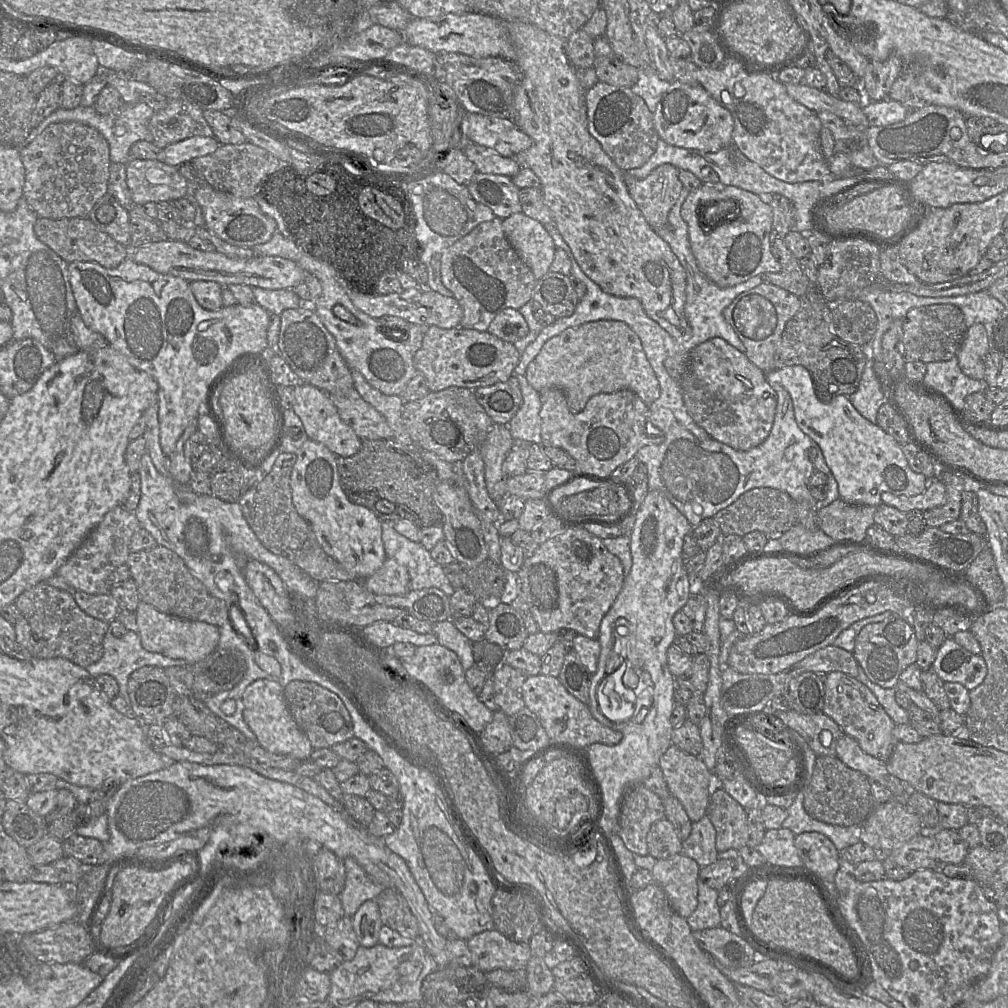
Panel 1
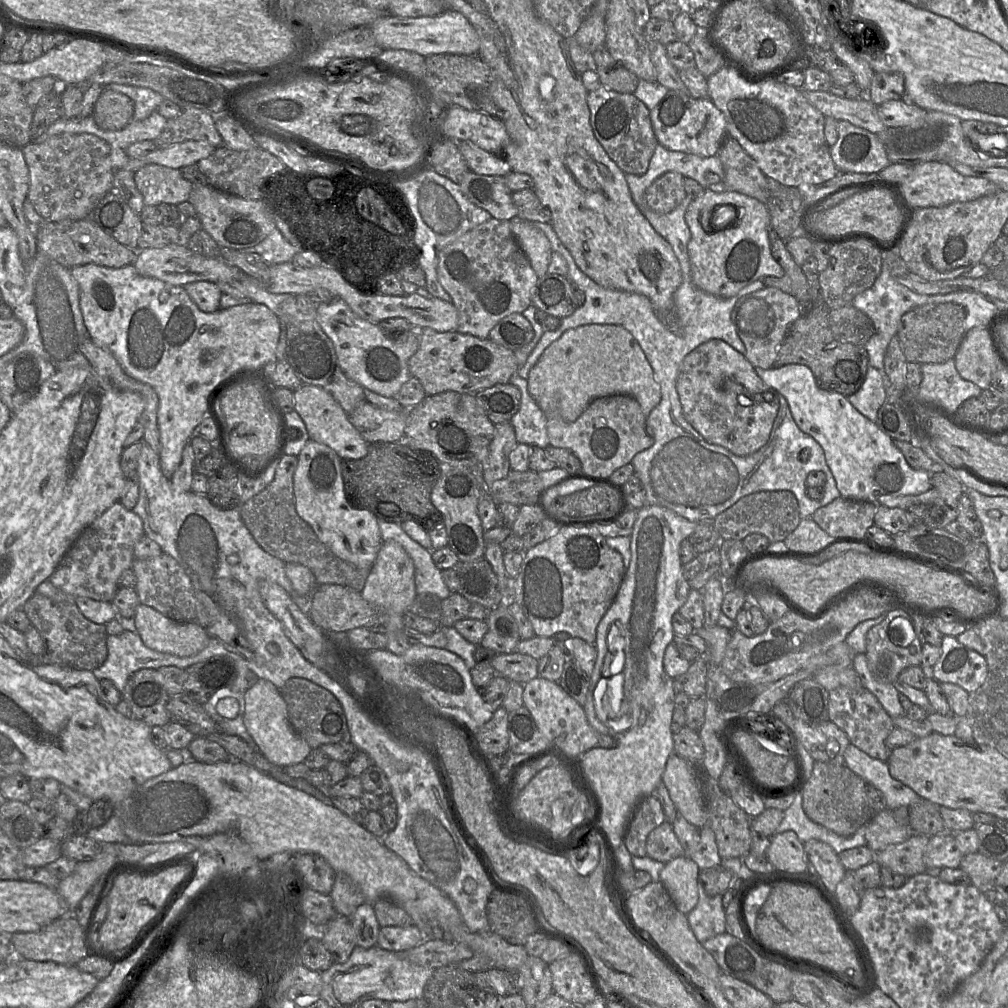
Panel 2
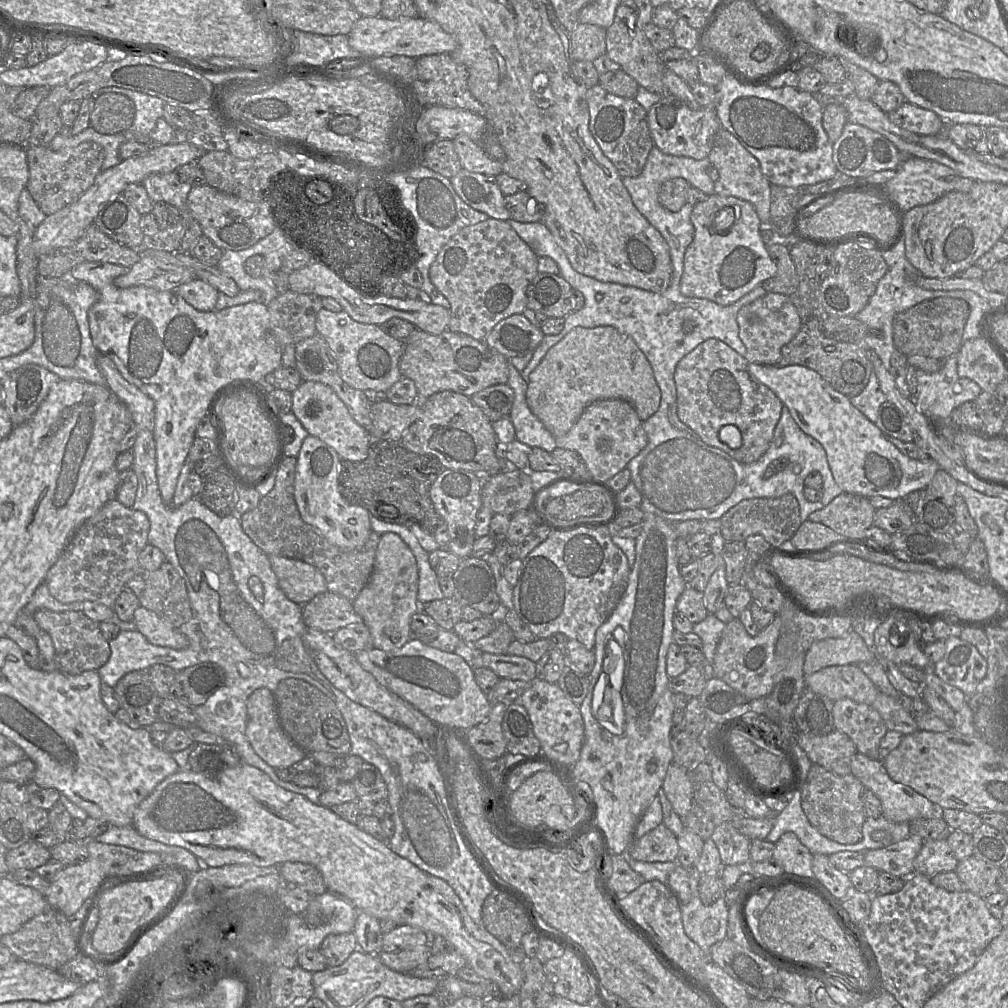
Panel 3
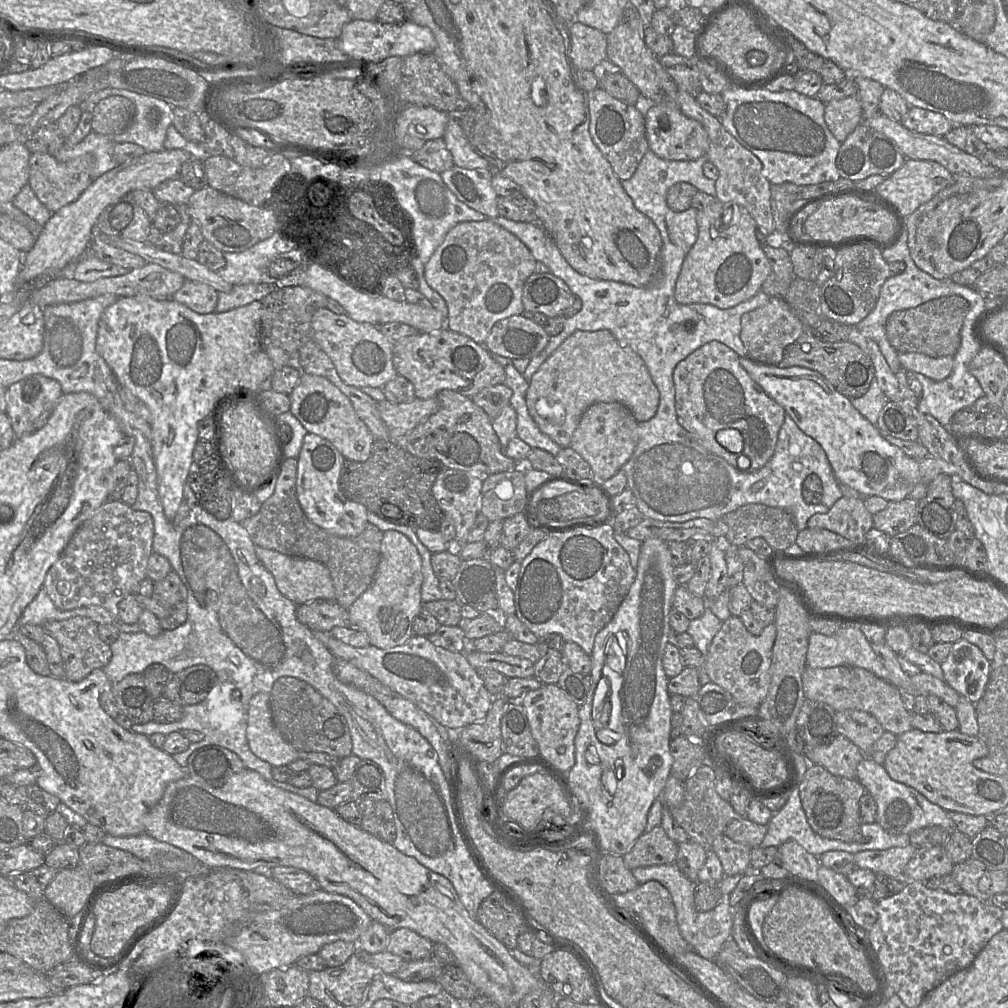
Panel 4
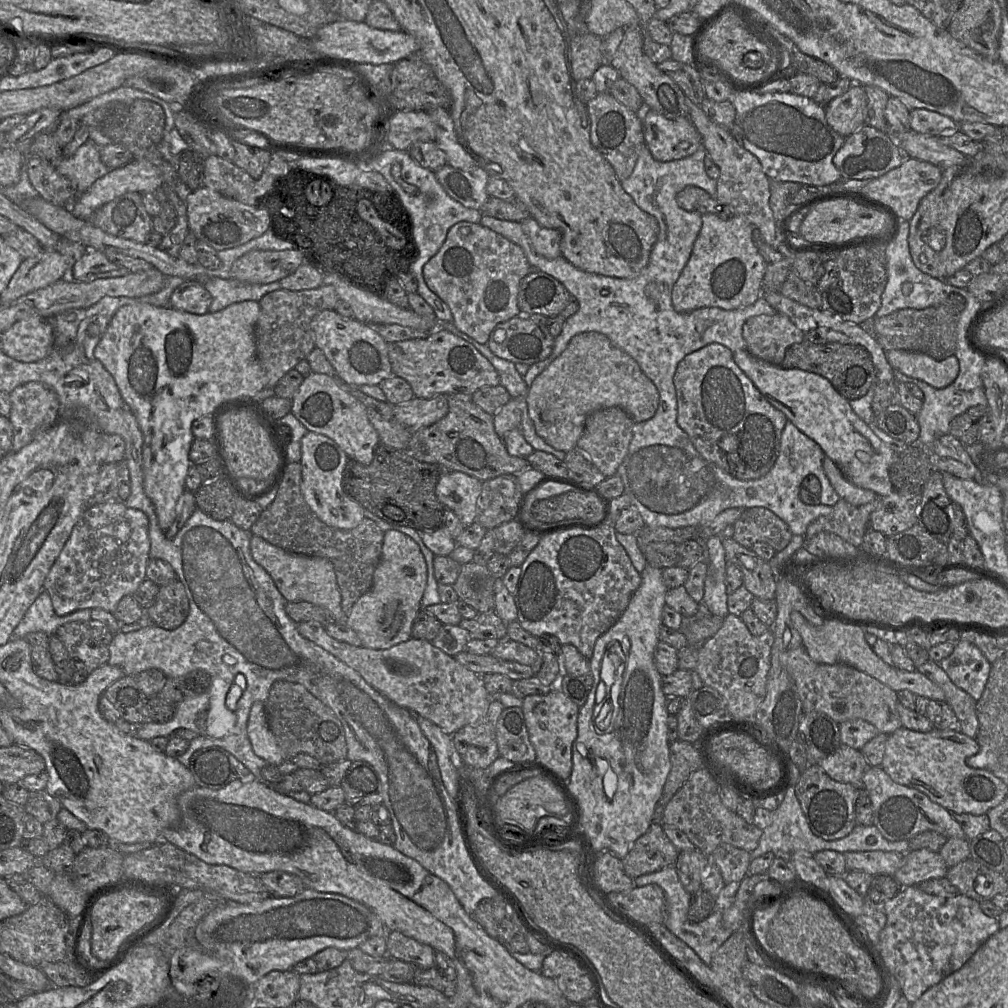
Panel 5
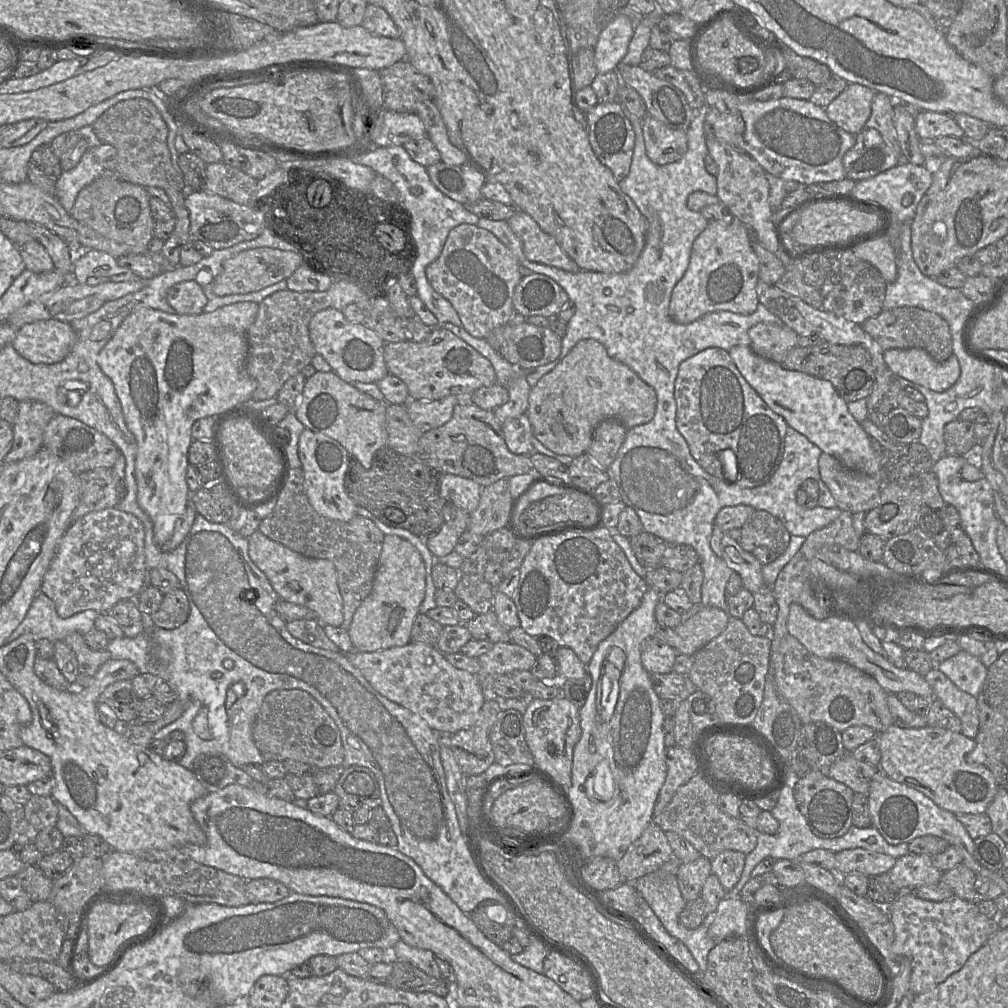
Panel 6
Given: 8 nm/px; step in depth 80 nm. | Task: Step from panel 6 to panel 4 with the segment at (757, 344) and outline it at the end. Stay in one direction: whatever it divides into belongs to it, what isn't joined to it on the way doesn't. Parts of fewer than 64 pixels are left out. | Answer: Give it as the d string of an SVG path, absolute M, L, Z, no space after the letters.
M770 297L765 306L742 315L740 338L747 357L759 363L778 365L785 348L795 342L804 329L804 325L784 298Z

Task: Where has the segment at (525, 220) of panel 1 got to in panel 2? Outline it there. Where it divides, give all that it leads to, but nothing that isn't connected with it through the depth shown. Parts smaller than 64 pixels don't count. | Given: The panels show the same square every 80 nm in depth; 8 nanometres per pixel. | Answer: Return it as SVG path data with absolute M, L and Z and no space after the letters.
M518 216L510 220L510 228L537 276L543 277L548 273L553 252L549 239L532 222Z

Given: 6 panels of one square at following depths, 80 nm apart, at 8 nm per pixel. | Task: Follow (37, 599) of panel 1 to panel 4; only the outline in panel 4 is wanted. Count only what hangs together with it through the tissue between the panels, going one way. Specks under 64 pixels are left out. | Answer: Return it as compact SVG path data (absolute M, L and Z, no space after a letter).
M76 616L66 620L48 621L42 627L58 642L65 668L65 678L69 681L81 681L94 669L103 669L112 657L110 645L99 637L98 624L88 616Z

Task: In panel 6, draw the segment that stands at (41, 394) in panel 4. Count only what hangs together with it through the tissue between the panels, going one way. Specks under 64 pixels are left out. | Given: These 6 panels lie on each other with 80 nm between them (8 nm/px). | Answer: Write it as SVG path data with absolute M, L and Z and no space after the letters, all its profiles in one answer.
M20 401L18 414L12 425L12 448L3 463L17 462L37 454L43 446L45 428L55 414L50 406L42 402Z

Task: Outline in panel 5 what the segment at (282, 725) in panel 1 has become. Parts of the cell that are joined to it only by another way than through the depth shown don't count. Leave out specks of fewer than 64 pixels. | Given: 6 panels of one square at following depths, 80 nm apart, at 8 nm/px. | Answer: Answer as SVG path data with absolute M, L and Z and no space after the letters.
M264 702L253 703L247 724L247 735L253 752L264 759L268 765L278 766L285 760L268 726Z

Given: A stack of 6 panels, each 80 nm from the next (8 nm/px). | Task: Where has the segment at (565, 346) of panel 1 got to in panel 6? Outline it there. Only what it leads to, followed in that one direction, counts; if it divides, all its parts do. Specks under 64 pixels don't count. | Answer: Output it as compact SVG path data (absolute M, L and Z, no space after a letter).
M595 339L578 341L550 372L530 389L527 416L532 433L546 448L560 455L587 453L596 426L606 419L620 421L627 430L650 422L657 396L628 366L611 358Z

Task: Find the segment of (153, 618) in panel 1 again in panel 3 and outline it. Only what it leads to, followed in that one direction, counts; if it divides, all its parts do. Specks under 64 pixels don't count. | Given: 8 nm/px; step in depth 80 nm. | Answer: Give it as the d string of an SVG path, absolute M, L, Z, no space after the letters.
M139 606L134 612L134 623L137 630L153 645L182 650L188 647L188 638L163 620L153 611Z

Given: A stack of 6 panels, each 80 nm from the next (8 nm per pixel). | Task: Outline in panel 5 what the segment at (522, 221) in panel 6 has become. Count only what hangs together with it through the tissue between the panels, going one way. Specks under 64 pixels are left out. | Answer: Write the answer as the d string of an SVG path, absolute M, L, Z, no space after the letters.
M531 216L520 223L535 253L548 259L561 256L561 234L558 230L542 227Z

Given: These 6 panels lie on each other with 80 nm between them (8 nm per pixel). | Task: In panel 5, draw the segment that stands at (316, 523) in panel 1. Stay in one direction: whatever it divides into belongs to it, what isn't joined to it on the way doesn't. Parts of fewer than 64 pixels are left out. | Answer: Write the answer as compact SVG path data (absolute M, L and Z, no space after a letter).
M308 431L301 439L301 492L312 512L326 525L350 530L364 519L364 509L342 491L346 453L329 437Z

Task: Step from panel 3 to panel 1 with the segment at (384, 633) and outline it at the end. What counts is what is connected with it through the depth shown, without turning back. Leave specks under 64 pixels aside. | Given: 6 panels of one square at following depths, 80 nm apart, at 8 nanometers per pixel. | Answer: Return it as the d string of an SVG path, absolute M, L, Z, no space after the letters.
M386 558L383 565L363 585L377 595L403 595L410 591L409 573L406 567L392 558Z

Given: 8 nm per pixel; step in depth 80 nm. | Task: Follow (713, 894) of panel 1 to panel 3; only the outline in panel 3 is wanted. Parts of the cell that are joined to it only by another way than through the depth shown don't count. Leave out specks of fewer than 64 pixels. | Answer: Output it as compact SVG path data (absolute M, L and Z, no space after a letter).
M694 869L690 871L690 890L690 901L681 905L683 928L686 935L708 953L711 946L727 938L729 908L724 896L711 905L702 903Z

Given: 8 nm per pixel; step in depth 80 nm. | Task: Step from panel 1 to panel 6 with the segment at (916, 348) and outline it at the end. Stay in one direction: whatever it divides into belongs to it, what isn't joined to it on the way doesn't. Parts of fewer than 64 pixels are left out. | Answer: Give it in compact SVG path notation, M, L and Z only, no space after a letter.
M903 306L882 310L879 315L867 319L861 326L883 351L921 348L926 350L935 361L946 361L954 354L952 335L947 321L934 312L918 307Z

